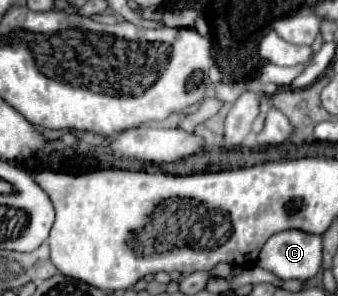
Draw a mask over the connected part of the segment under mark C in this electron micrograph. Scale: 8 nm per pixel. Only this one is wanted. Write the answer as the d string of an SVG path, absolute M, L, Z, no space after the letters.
M300 230L278 232L264 244L256 264L282 280L310 280L322 266L322 238Z

